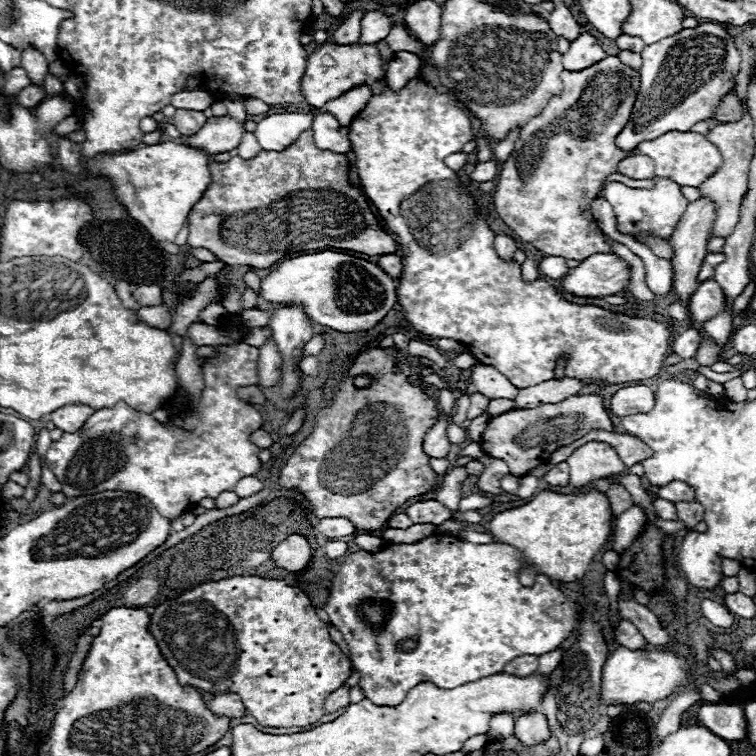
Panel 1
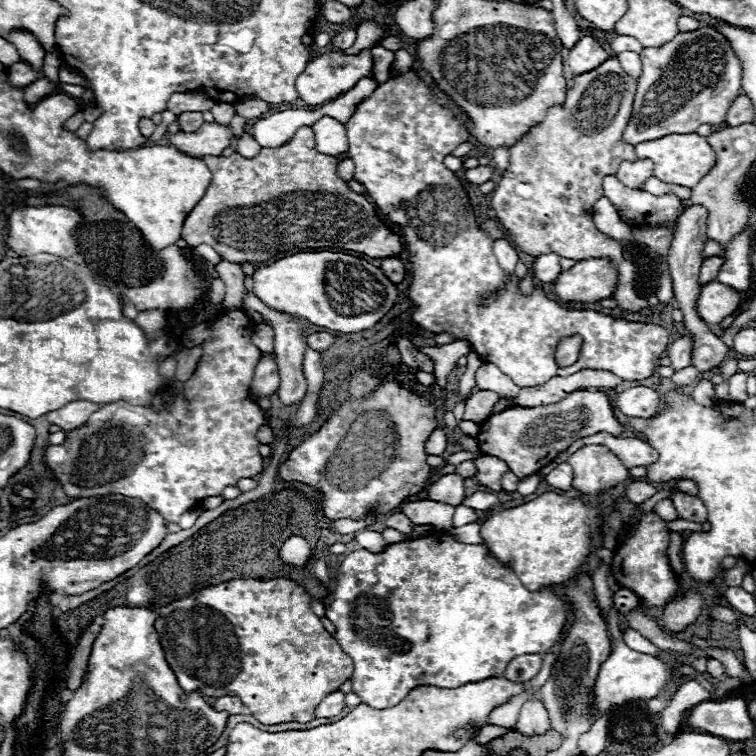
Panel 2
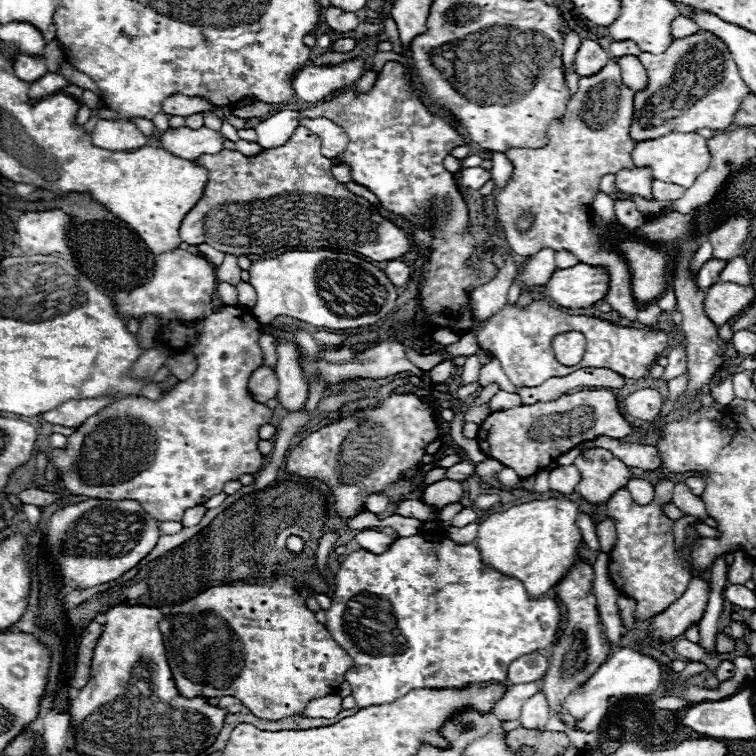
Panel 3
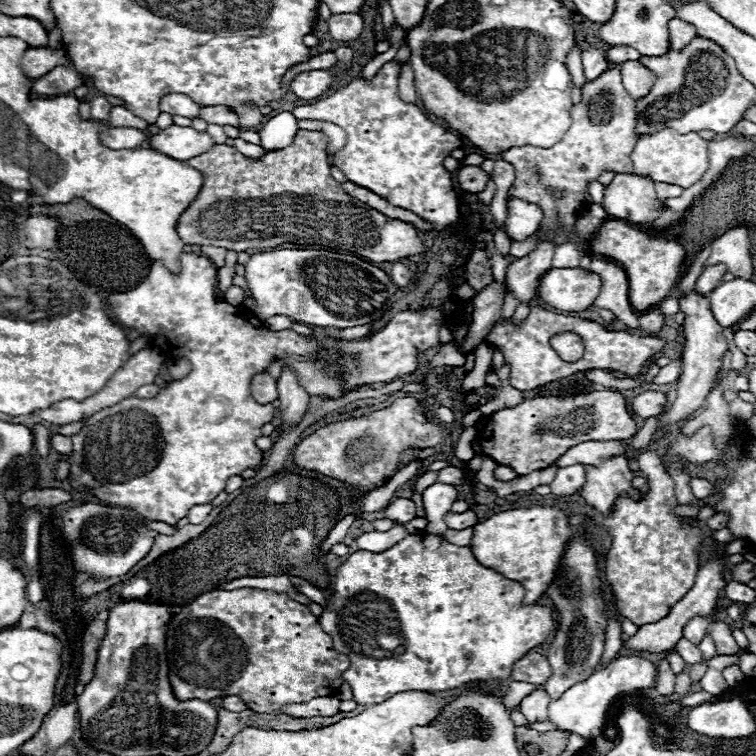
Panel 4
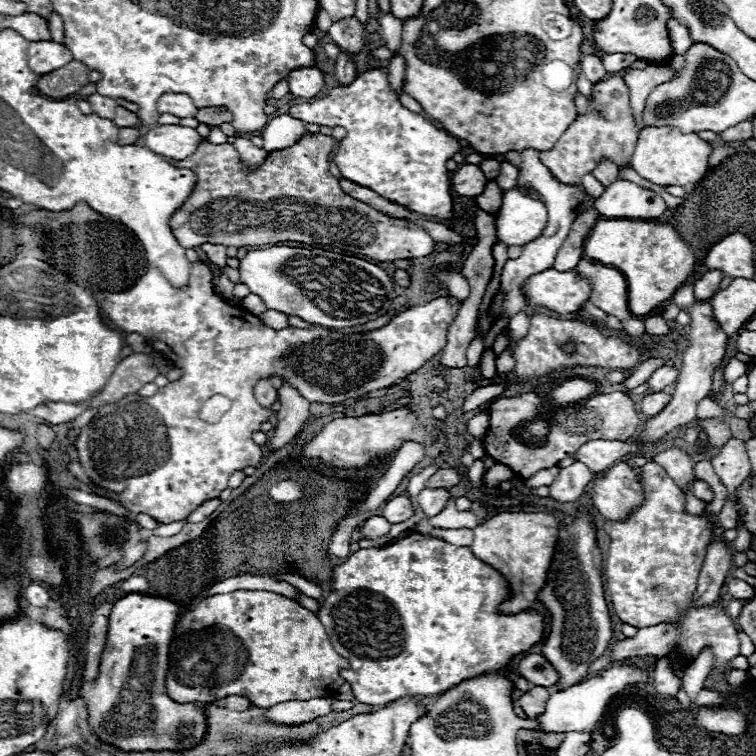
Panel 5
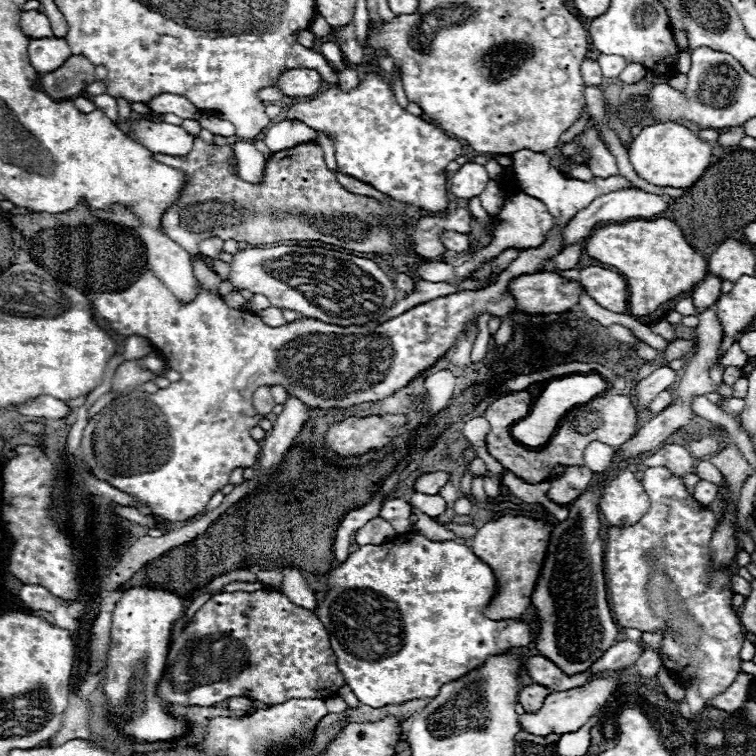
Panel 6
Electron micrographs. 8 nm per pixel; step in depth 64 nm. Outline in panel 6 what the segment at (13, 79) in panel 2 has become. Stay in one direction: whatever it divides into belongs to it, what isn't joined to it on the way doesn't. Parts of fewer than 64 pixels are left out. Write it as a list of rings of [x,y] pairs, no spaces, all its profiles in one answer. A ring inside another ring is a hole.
[[[38,38],[28,44],[28,58],[36,72],[52,72],[52,68],[60,68],[64,60],[70,56],[70,46],[64,38]]]

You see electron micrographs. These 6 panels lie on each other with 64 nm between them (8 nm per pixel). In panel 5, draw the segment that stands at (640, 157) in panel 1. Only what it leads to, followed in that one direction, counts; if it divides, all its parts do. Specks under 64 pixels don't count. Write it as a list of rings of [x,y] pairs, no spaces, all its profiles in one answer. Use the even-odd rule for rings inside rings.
[[[624,178],[612,182],[594,206],[602,218],[620,216],[620,220],[658,220],[668,210],[656,192]]]

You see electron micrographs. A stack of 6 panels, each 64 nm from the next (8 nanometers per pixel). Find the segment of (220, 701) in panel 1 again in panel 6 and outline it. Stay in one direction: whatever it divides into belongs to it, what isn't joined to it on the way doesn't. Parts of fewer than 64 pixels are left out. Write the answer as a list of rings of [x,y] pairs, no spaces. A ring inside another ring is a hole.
[[[234,696],[234,698],[228,698],[228,708],[232,712],[246,712],[250,708],[256,708],[256,702],[250,700],[250,698],[242,698],[242,696]]]

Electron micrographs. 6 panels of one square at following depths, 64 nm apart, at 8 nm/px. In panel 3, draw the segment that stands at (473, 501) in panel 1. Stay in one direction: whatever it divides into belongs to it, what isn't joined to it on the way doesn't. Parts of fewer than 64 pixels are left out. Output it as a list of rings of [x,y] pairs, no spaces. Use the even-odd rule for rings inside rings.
[[[480,494],[470,506],[474,506],[474,508],[479,508],[482,510],[487,510],[491,506],[494,506],[497,502],[500,502],[500,496],[498,494]]]

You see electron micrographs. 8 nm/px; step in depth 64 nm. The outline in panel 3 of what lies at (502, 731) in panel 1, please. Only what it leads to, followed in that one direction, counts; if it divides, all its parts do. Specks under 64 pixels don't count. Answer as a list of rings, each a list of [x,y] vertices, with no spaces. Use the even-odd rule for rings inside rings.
[[[542,678],[534,680],[534,682],[526,682],[526,684],[514,684],[510,688],[510,692],[496,702],[494,712],[496,718],[500,722],[510,722],[510,720],[518,720],[520,718],[520,708],[524,704],[524,700],[528,700],[528,696],[536,694],[538,690],[542,690]]]

